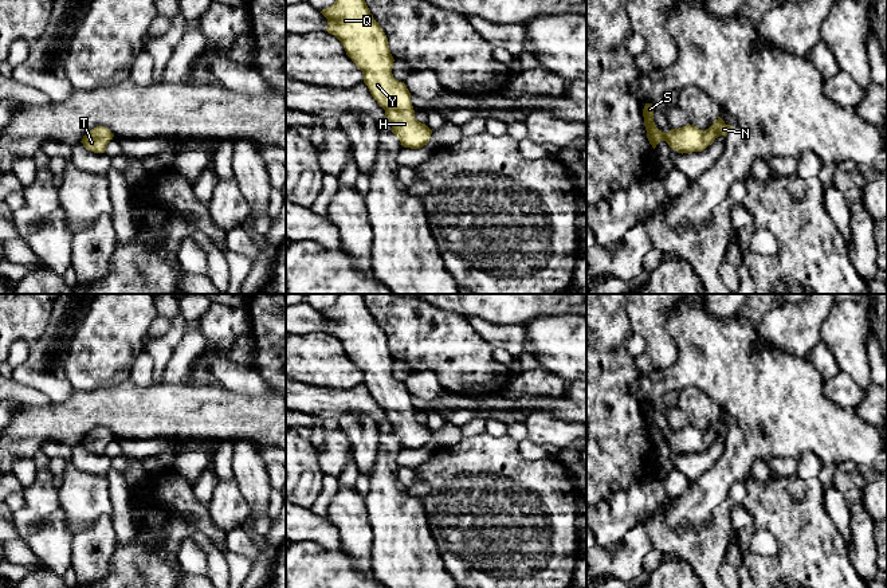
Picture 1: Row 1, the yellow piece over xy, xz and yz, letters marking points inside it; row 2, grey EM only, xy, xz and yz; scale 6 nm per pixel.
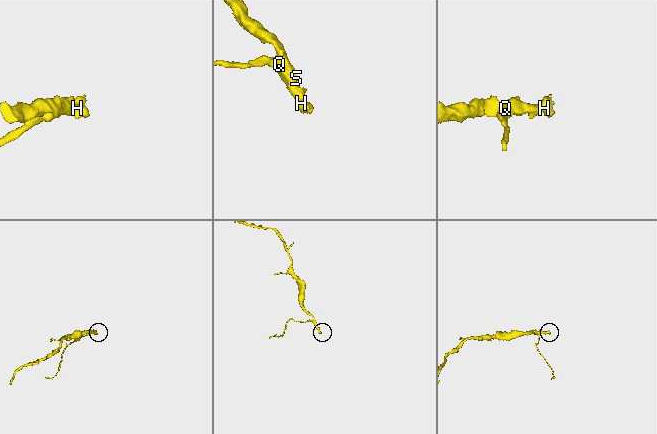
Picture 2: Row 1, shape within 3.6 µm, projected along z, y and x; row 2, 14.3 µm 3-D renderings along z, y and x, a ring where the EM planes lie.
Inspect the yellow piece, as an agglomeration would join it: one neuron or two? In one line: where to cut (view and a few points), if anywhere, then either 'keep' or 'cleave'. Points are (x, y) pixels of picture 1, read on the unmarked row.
no cut | keep

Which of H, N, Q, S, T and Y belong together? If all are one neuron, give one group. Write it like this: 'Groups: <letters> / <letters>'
Groups: H N Q S T Y

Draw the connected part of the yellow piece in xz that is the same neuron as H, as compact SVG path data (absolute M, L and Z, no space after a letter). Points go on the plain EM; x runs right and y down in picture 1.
M338 294L335 303L322 310L321 314L327 320L326 332L342 344L346 356L362 372L364 384L385 411L385 418L392 426L392 434L400 440L401 446L411 450L420 450L427 446L432 431L415 419L409 391L404 383L393 379L395 360L388 346L388 338L370 314L364 294Z

